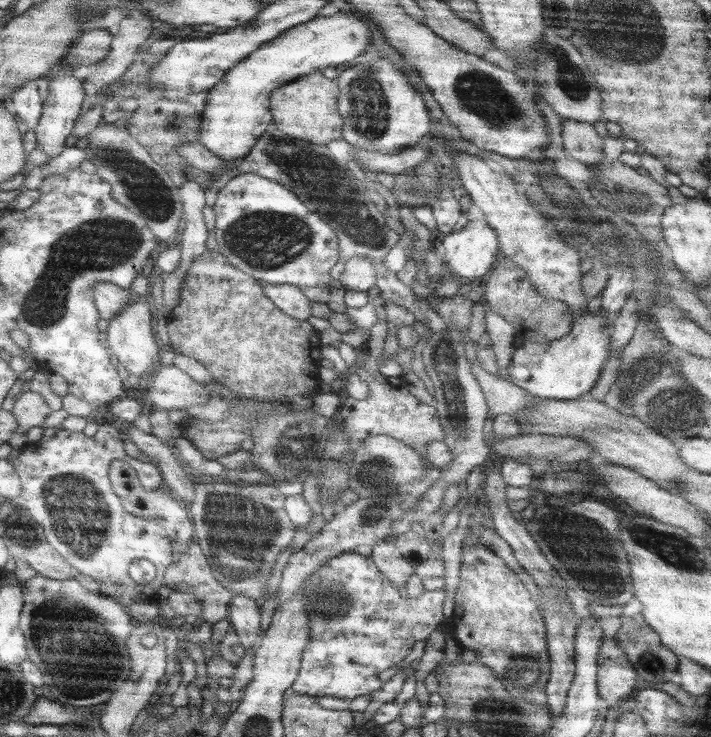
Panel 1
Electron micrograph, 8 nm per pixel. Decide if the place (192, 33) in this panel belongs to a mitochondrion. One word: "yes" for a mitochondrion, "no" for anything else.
no

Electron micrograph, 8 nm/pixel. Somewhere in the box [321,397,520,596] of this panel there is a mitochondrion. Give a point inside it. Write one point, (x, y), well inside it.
(376, 472)

